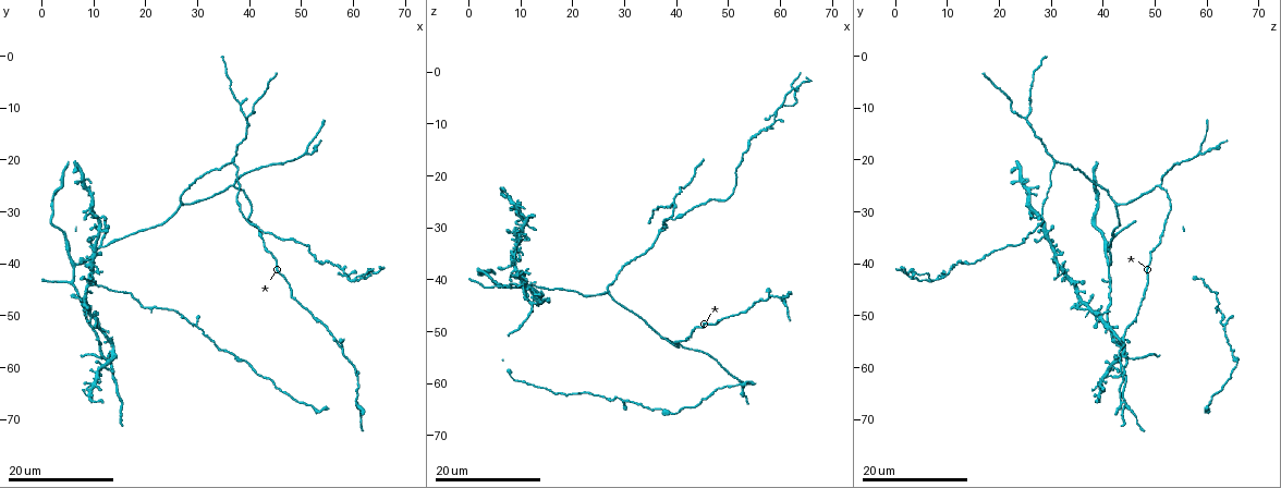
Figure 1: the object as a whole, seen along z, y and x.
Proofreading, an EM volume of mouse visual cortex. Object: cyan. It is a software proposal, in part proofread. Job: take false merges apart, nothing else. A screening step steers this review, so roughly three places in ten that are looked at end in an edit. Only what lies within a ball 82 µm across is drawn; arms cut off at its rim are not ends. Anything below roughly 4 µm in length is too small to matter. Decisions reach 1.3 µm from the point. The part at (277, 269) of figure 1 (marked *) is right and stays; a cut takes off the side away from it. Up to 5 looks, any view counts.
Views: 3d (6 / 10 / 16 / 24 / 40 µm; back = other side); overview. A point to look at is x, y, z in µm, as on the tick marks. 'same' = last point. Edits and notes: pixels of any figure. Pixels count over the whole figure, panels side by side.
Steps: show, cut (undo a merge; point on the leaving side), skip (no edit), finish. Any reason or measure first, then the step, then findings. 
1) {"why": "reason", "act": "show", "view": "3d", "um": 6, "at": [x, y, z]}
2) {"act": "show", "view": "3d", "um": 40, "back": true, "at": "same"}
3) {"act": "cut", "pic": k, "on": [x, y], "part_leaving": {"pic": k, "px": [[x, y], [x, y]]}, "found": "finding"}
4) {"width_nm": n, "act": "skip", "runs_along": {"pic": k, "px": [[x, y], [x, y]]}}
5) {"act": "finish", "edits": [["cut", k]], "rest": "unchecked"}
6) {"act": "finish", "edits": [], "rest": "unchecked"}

{"why": "three arms meet", "act": "show", "view": "3d", "um": 24, "at": [37.0, 25.0, 51.5]}

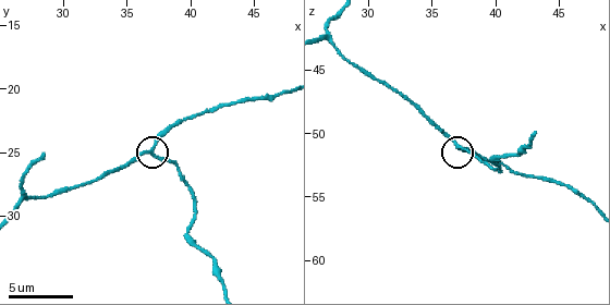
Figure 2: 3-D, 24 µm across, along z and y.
{"why": "zoom in", "act": "show", "view": "3d", "um": 10, "at": [37.0, 25.0, 51.0]}

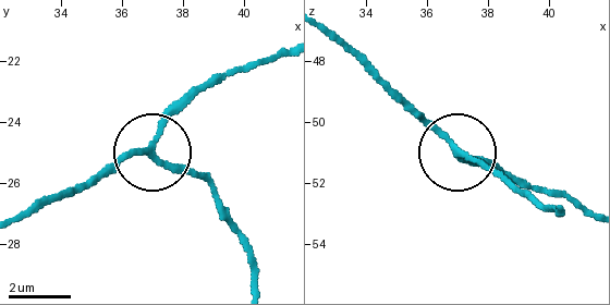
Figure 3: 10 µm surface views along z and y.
{"act": "skip", "runs_along": {"pic": 3, "px": [[554, 209], [463, 157], [504, 167]]}, "found": "one neuron here"}

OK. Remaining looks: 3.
{"why": "three arms meet", "act": "show", "view": "3d", "um": 16, "at": [6.0, 44.0, 41.0]}

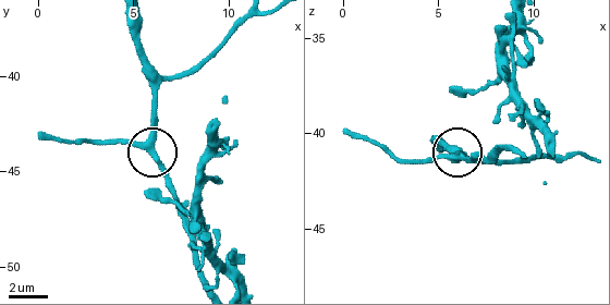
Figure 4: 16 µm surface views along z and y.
{"why": "zoom in", "act": "show", "view": "3d", "um": 6, "at": [5.7, 43.8, 41.4]}

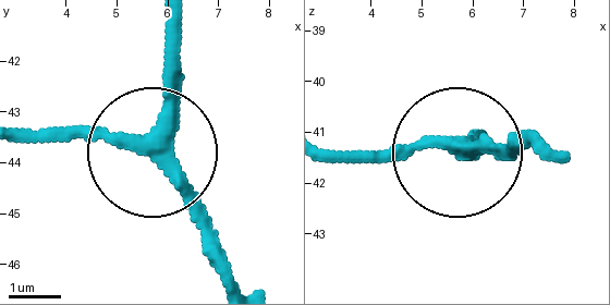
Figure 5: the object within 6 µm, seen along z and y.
{"width_nm": 290, "act": "skip", "runs_along": {"pic": 5, "px": [[174, 27], [174, 119], [161, 144], [19, 144]]}, "found": "one neuron here"}

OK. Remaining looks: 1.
{"act": "finish", "edits": [], "rest": "unchecked"}

